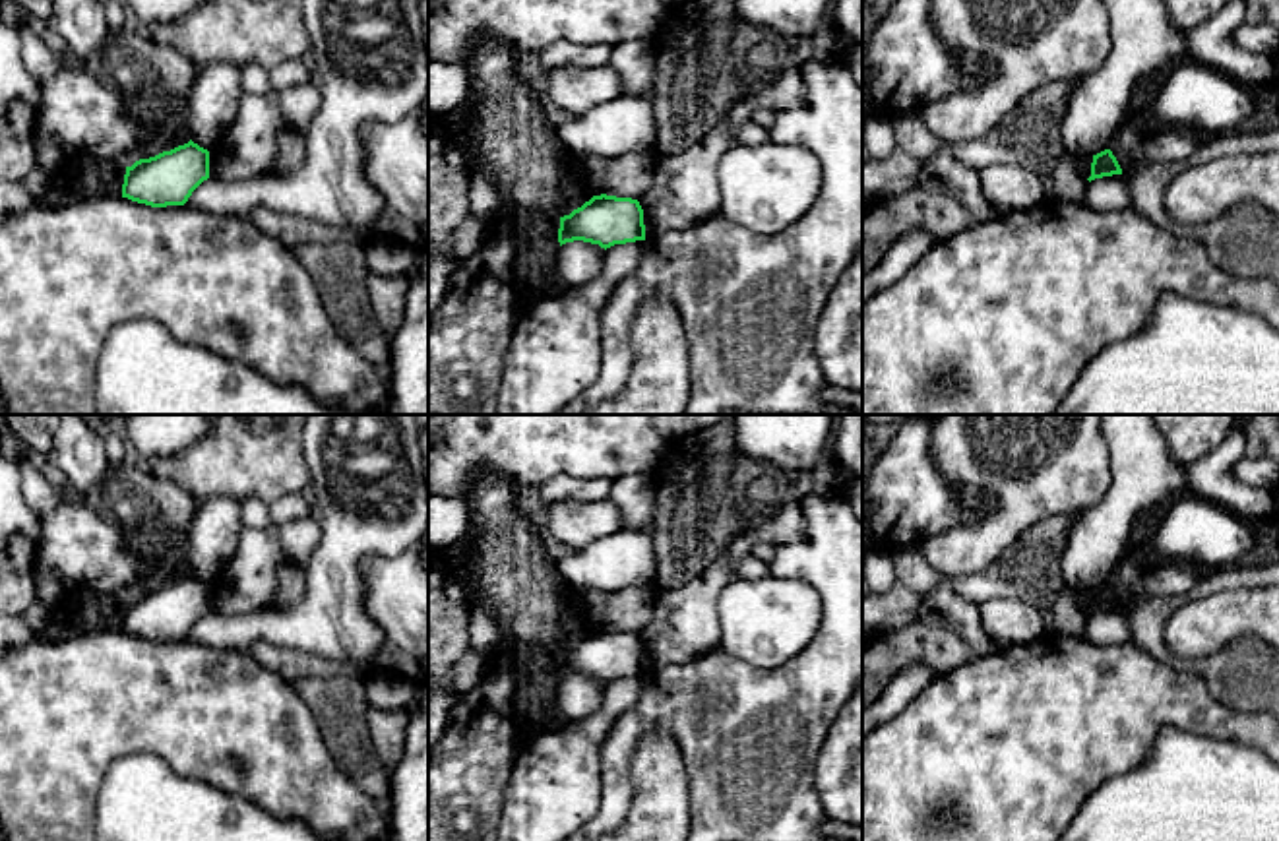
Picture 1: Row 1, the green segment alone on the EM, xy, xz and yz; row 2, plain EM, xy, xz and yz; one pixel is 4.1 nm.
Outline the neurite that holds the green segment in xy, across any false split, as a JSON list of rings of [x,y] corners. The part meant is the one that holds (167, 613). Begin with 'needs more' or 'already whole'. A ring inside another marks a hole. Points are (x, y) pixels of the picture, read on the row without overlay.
already whole | [[[192,574],[126,601],[122,632],[151,641],[184,639],[209,612],[209,585]]]

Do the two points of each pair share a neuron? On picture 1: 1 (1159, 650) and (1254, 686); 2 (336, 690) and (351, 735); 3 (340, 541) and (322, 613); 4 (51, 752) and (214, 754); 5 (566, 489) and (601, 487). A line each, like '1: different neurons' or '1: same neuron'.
1: same neuron
2: same neuron
3: same neuron
4: same neuron
5: same neuron

